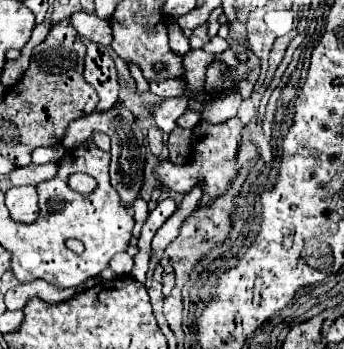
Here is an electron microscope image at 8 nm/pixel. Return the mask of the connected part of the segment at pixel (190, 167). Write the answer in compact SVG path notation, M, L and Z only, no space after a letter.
M229 119L221 125L199 123L193 129L191 159L185 165L173 165L169 161L159 163L155 169L159 185L173 189L177 193L187 193L189 189L193 189L193 185L197 185L197 181L201 181L205 195L211 195L211 197L221 195L237 175L235 157L237 157L237 147L239 147L239 139L241 139L241 129L243 129L243 123L239 119Z

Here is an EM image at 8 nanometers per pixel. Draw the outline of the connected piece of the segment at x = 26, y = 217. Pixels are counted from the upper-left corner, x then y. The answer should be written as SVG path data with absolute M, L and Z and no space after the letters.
M11 187L5 193L5 205L9 209L9 215L17 223L33 223L37 213L37 193L35 187Z

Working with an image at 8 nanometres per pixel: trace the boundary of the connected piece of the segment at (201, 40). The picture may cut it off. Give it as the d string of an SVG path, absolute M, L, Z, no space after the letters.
M205 23L193 31L189 38L191 49L199 49L209 42L210 38L208 36L207 29L208 24Z

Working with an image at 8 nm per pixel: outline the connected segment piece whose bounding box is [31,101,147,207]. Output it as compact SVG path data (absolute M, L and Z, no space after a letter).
M119 101L115 103L111 109L107 111L93 111L89 115L83 115L75 121L69 123L65 137L63 137L63 145L53 145L53 147L37 147L31 155L33 155L33 163L49 163L49 161L59 161L61 155L65 153L65 149L73 147L73 139L81 139L81 135L93 135L95 131L107 133L111 137L111 185L113 189L119 193L121 203L123 205L131 205L143 187L143 169L145 169L145 157L147 157L147 147L145 147L145 137L141 133L141 129L135 125L135 115Z

